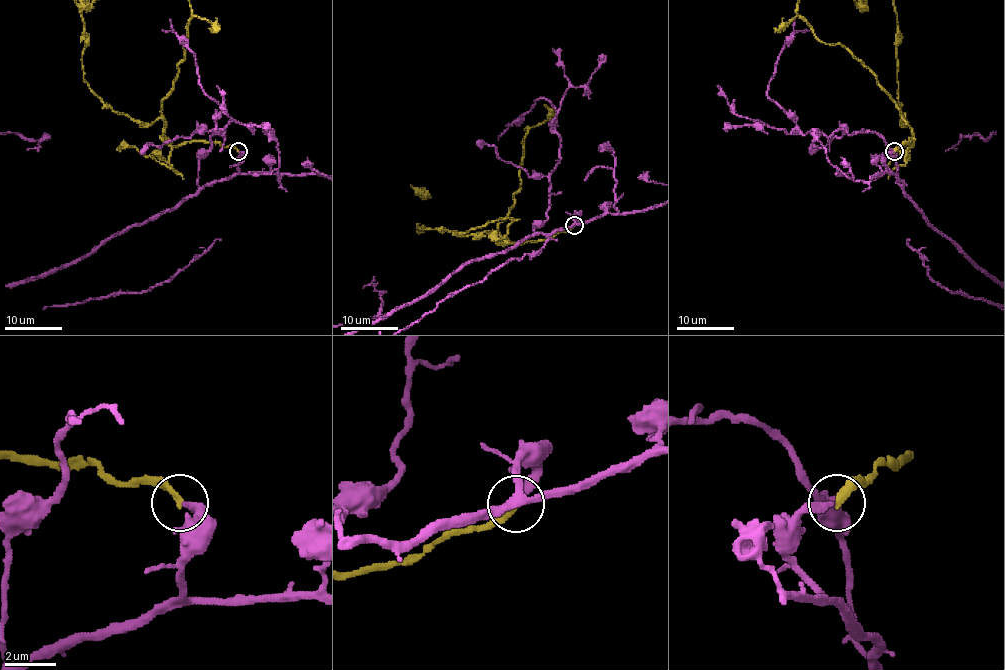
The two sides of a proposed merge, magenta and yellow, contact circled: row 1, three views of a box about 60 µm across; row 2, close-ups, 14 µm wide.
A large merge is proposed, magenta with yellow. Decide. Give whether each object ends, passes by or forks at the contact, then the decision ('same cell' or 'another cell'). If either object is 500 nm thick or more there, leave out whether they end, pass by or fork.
magenta ends | yellow ends | same cell

